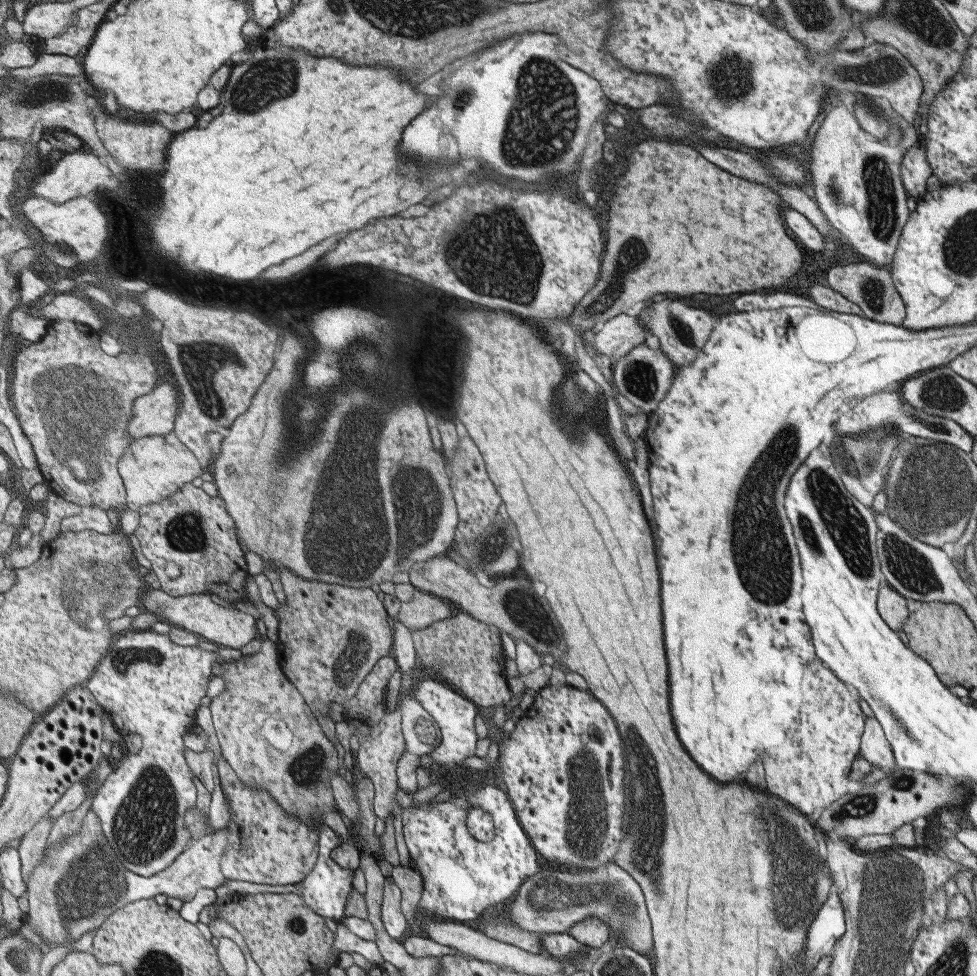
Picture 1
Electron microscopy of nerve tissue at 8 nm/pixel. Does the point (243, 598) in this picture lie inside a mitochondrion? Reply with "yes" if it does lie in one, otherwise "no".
no

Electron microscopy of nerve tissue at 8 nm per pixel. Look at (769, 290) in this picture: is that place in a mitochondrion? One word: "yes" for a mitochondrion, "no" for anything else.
no

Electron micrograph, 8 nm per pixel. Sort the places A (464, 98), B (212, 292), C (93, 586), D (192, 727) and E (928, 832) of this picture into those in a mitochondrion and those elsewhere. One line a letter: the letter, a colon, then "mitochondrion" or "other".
A: mitochondrion
B: other
C: mitochondrion
D: other
E: other

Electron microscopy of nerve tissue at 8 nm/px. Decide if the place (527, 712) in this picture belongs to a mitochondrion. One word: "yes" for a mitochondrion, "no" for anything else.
no

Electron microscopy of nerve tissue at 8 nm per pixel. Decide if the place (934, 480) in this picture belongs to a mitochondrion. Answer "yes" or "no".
yes

